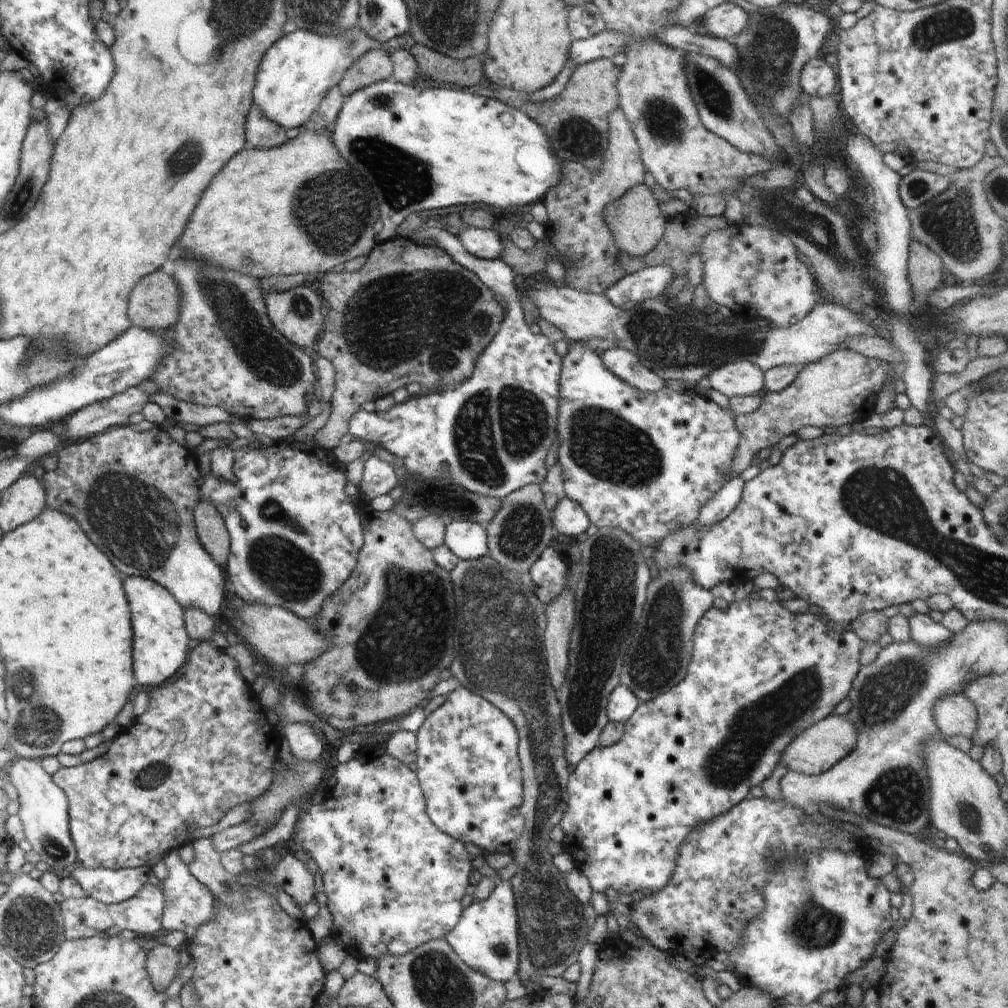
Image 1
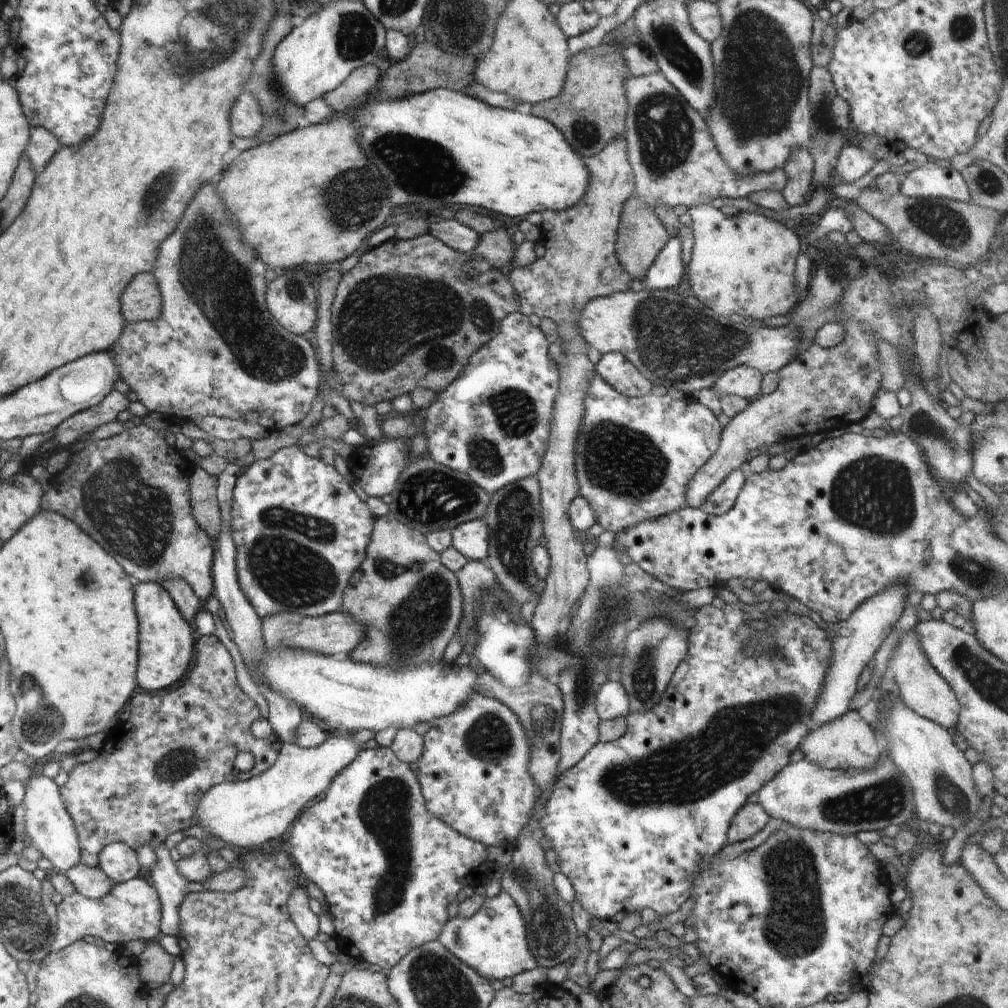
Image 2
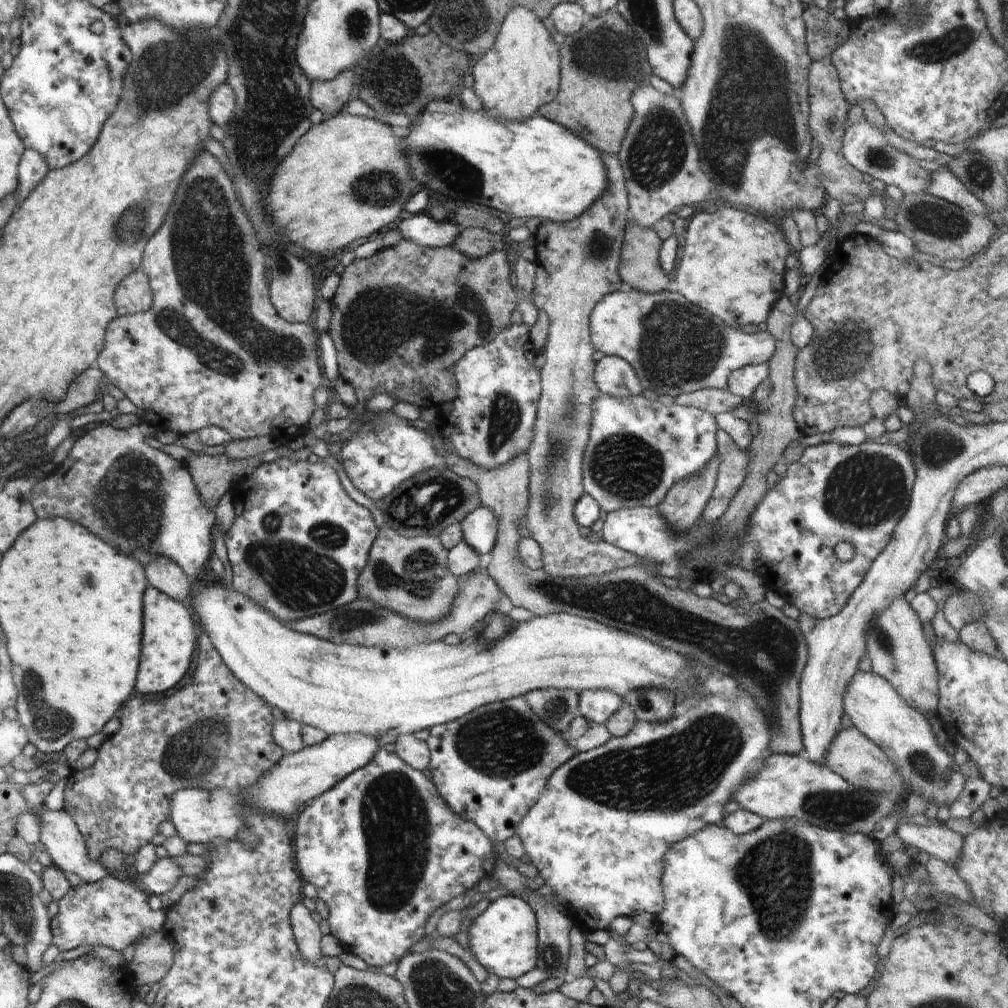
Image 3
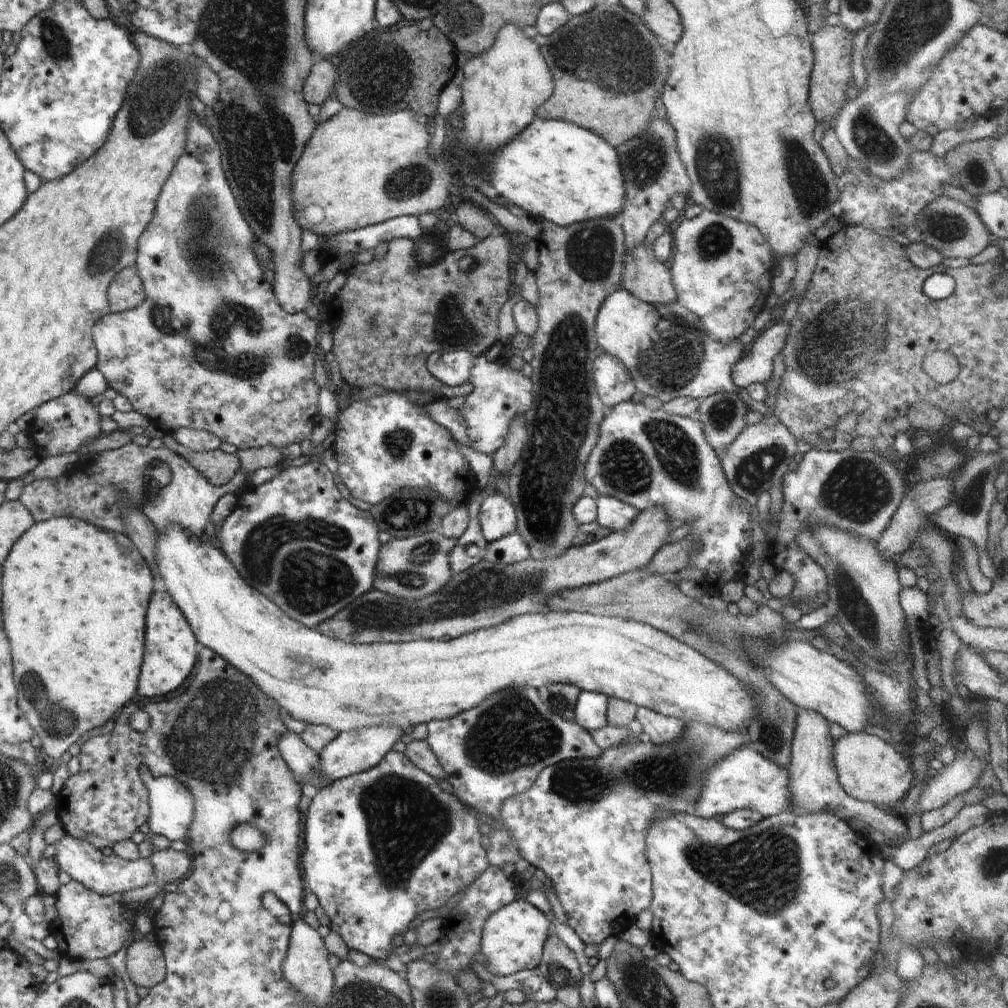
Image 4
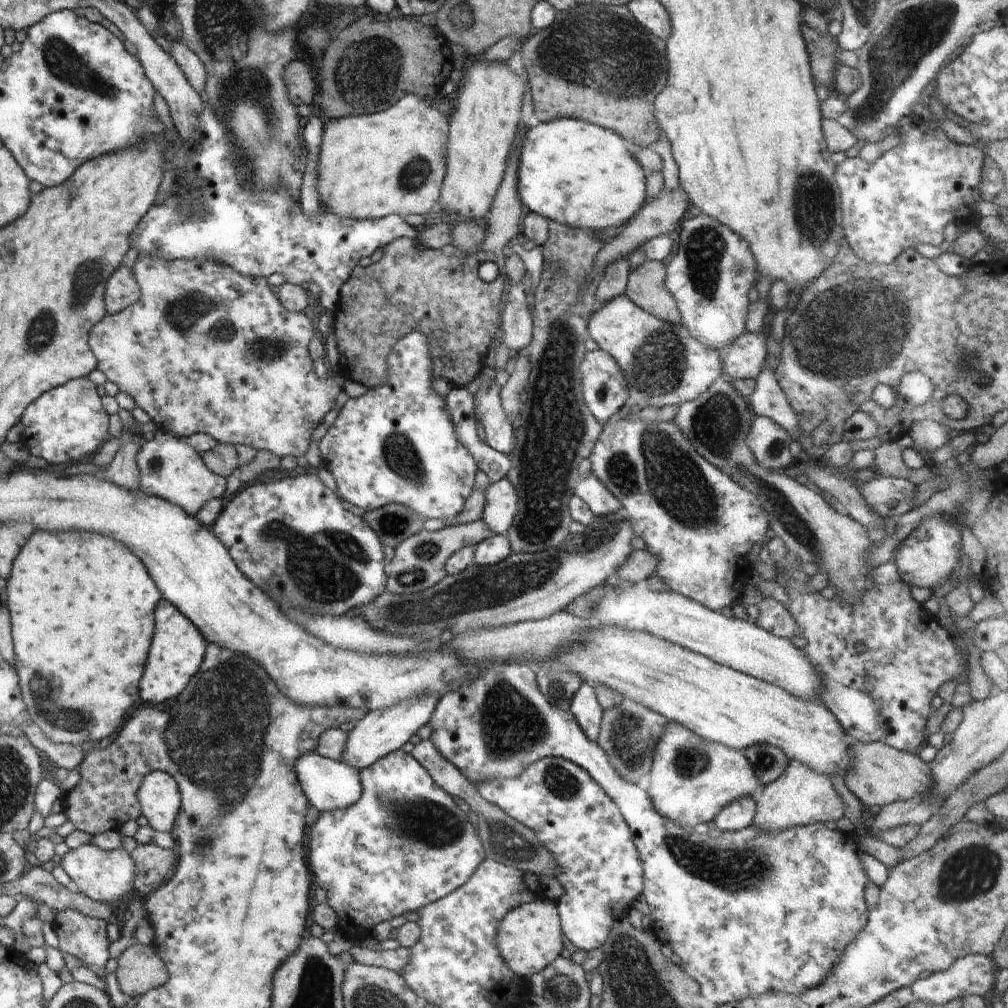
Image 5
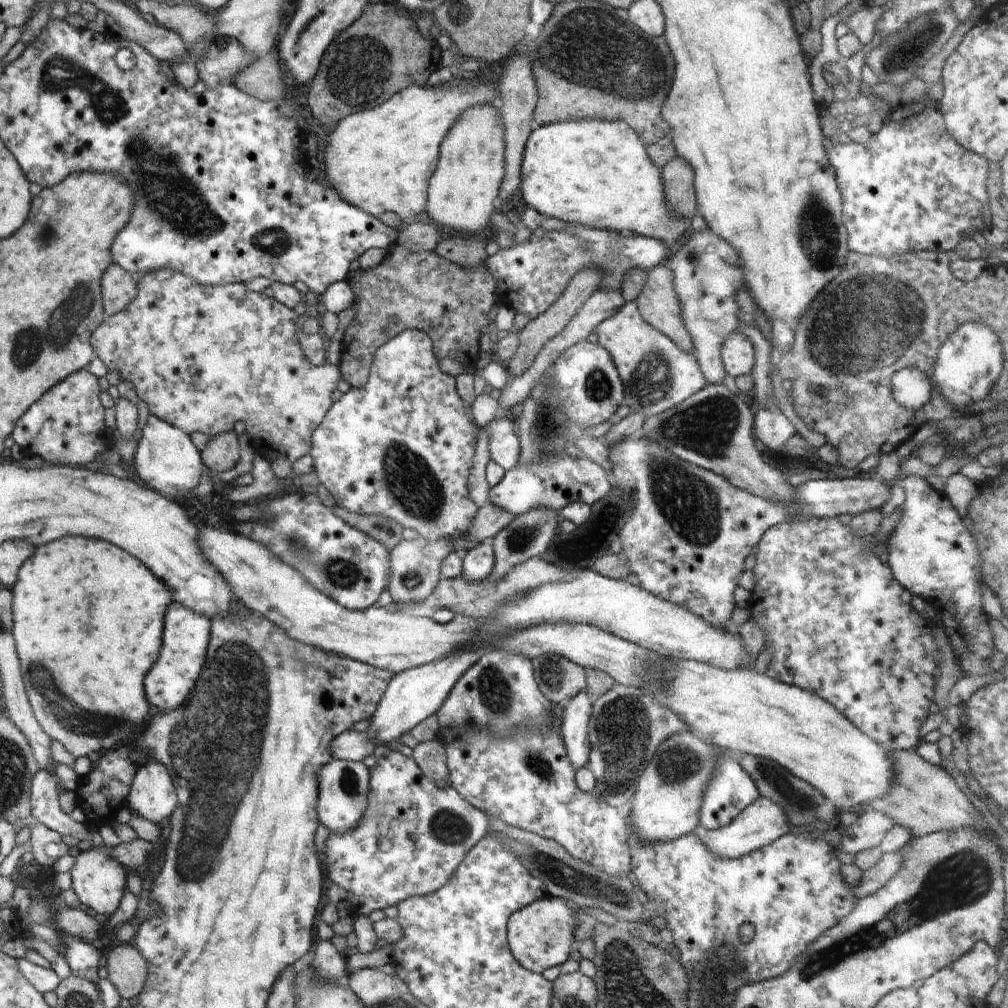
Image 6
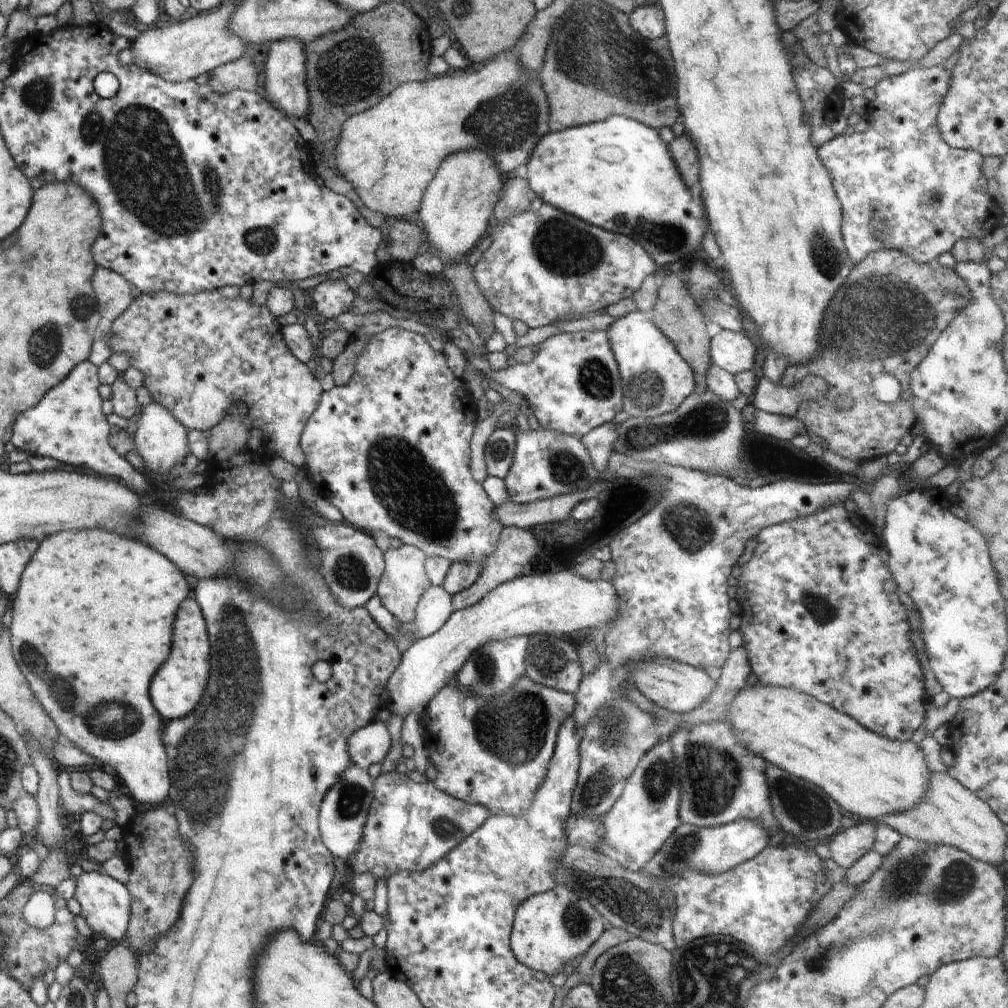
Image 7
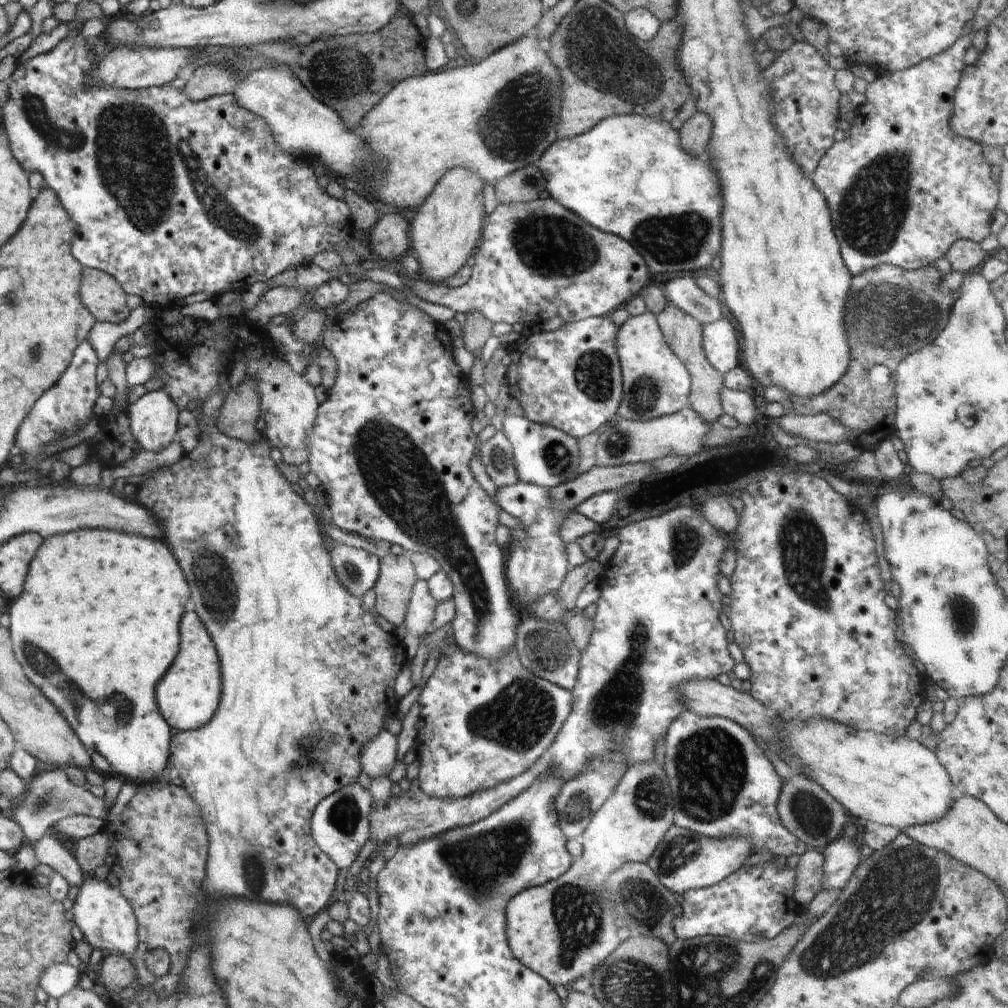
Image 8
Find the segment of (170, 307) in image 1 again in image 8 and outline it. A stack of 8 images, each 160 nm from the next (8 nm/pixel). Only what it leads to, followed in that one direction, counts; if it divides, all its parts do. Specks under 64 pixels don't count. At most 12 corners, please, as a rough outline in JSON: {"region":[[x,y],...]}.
{"region":[[107,272],[81,273],[81,299],[98,322],[129,318],[123,286]]}

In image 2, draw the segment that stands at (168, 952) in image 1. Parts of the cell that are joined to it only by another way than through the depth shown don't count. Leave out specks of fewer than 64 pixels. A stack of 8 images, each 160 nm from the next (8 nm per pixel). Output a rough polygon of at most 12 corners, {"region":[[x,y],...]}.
{"region":[[158,940],[136,962],[150,990],[169,987],[174,957]]}

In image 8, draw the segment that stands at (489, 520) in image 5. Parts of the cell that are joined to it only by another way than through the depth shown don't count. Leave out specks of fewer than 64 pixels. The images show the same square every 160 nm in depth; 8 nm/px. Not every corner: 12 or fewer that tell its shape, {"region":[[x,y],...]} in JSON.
{"region":[[515,415],[501,430],[520,482],[551,489],[578,476],[577,439]]}

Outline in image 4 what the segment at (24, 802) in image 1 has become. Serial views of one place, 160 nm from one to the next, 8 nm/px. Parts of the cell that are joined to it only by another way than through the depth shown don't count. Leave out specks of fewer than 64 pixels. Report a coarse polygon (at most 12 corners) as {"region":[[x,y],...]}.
{"region":[[68,834],[54,845],[59,870],[98,894],[157,882],[148,857],[108,856]]}

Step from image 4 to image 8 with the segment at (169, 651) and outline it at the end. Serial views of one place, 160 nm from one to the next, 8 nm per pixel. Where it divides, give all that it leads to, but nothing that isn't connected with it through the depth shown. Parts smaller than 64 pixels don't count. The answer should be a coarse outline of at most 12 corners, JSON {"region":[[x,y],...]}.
{"region":[[184,615],[184,644],[156,700],[179,731],[220,702],[220,663],[204,623]]}

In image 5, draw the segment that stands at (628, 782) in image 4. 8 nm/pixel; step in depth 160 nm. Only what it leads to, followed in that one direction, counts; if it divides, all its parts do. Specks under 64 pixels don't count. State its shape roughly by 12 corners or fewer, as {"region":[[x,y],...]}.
{"region":[[544,757],[478,787],[556,860],[564,936],[632,917],[631,828],[581,766]]}

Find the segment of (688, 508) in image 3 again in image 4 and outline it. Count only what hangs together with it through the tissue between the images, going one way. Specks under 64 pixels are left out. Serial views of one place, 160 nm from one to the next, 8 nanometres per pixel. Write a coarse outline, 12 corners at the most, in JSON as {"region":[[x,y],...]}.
{"region":[[664,507],[559,557],[480,561],[438,591],[370,589],[316,630],[347,643],[456,638],[646,568]]}

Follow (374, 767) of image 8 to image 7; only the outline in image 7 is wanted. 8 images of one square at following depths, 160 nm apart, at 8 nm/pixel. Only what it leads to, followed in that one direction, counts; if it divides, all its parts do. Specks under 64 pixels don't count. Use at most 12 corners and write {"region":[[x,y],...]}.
{"region":[[374,720],[349,736],[352,763],[367,769],[388,754],[386,723]]}

